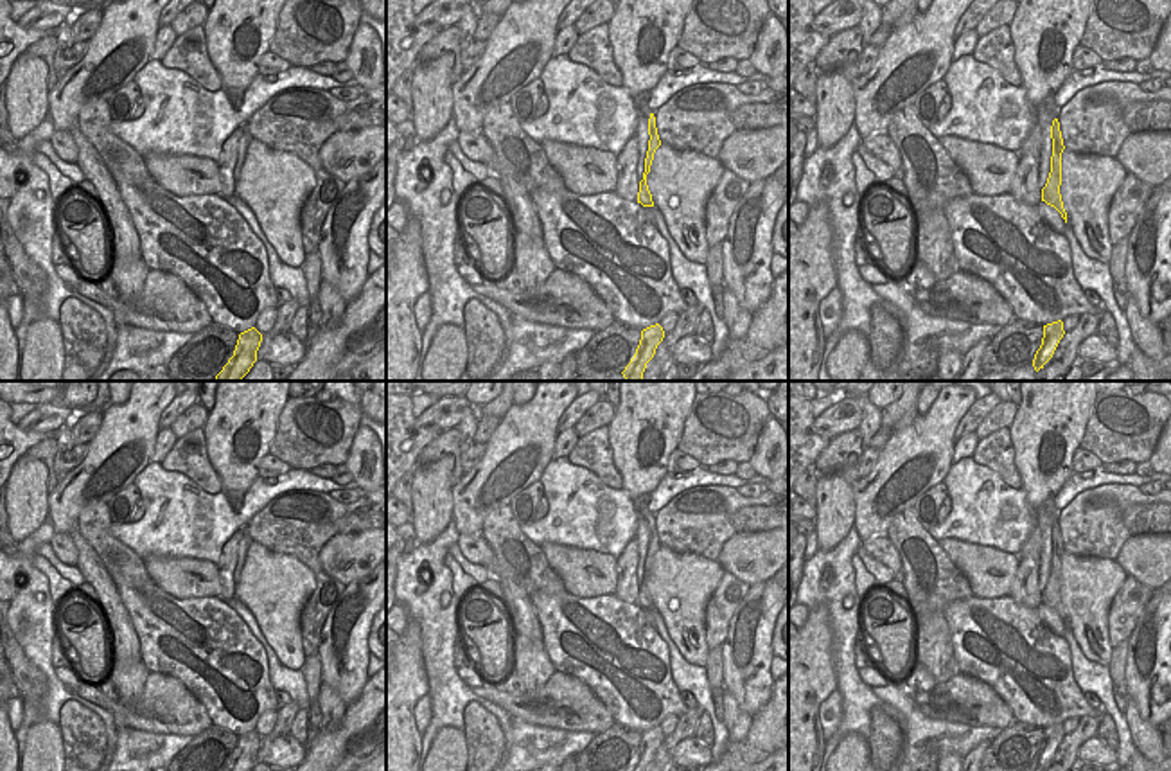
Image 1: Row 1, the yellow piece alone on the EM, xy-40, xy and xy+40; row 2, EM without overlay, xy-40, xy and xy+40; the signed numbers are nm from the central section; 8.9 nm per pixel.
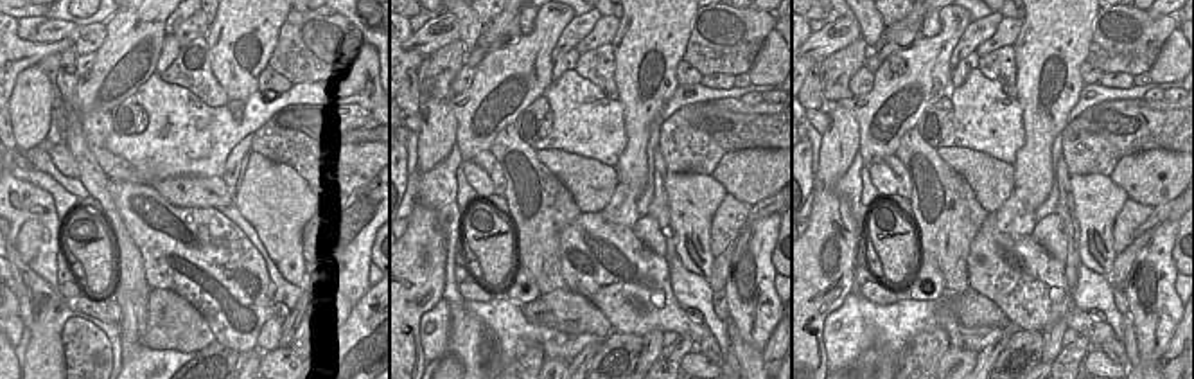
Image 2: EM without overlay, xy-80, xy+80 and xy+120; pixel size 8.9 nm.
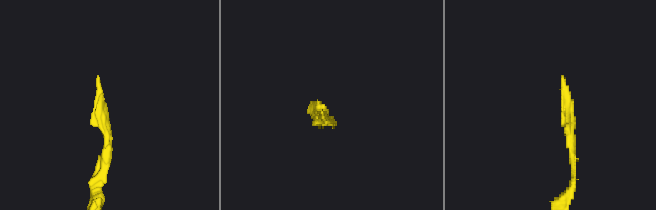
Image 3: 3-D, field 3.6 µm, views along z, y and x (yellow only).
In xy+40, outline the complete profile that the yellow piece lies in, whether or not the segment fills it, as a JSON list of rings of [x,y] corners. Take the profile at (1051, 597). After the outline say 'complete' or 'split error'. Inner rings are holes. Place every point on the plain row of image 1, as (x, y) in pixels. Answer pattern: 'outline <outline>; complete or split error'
outline [[[1045,500],[1036,510],[1036,525],[1042,534],[1042,554],[1038,568],[1038,586],[1043,586],[1042,604],[1054,609],[1067,625],[1067,615],[1063,611],[1060,588],[1061,588],[1061,555],[1065,552],[1060,525],[1060,510],[1054,507],[1054,500]]]; split error

